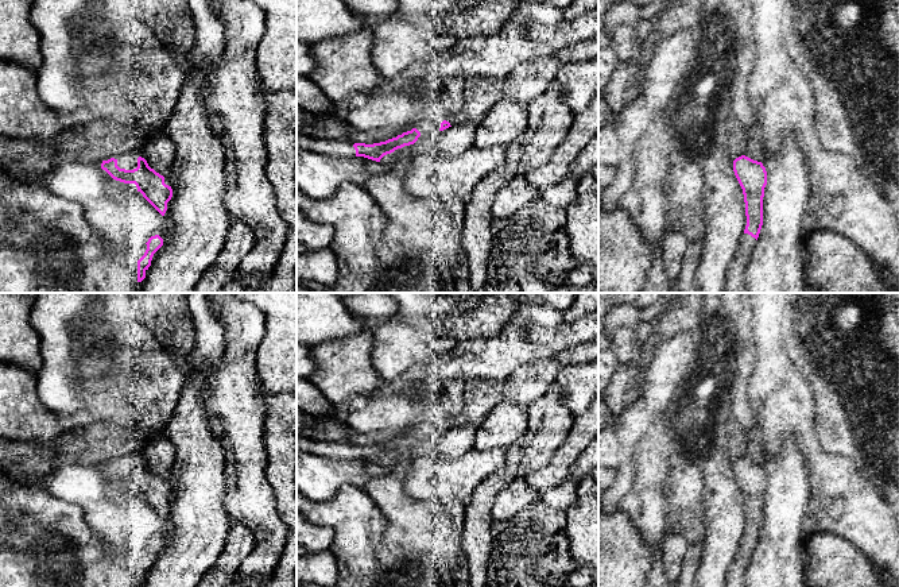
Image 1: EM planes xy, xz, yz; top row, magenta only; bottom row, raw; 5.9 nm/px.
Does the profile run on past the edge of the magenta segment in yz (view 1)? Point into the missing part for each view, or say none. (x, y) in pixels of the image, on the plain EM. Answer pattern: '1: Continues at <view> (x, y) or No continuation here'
1: Continues at yz (736, 572)

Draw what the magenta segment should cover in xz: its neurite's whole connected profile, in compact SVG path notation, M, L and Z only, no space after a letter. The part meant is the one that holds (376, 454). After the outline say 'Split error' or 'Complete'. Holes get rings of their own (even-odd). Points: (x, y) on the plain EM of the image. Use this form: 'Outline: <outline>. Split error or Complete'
Outline: M416 430L403 435L396 440L388 441L385 444L365 447L365 445L350 445L345 443L325 443L315 441L305 437L297 437L297 453L306 452L313 455L319 455L328 459L340 459L340 460L353 460L364 459L376 464L394 455L398 451L404 448L414 447L421 435Z. Split error

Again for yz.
Outline: M745 457L733 463L733 474L743 491L747 528L735 563L728 571L728 587L744 587L745 571L763 528L763 499L767 487L767 474L762 464Z. Split error

